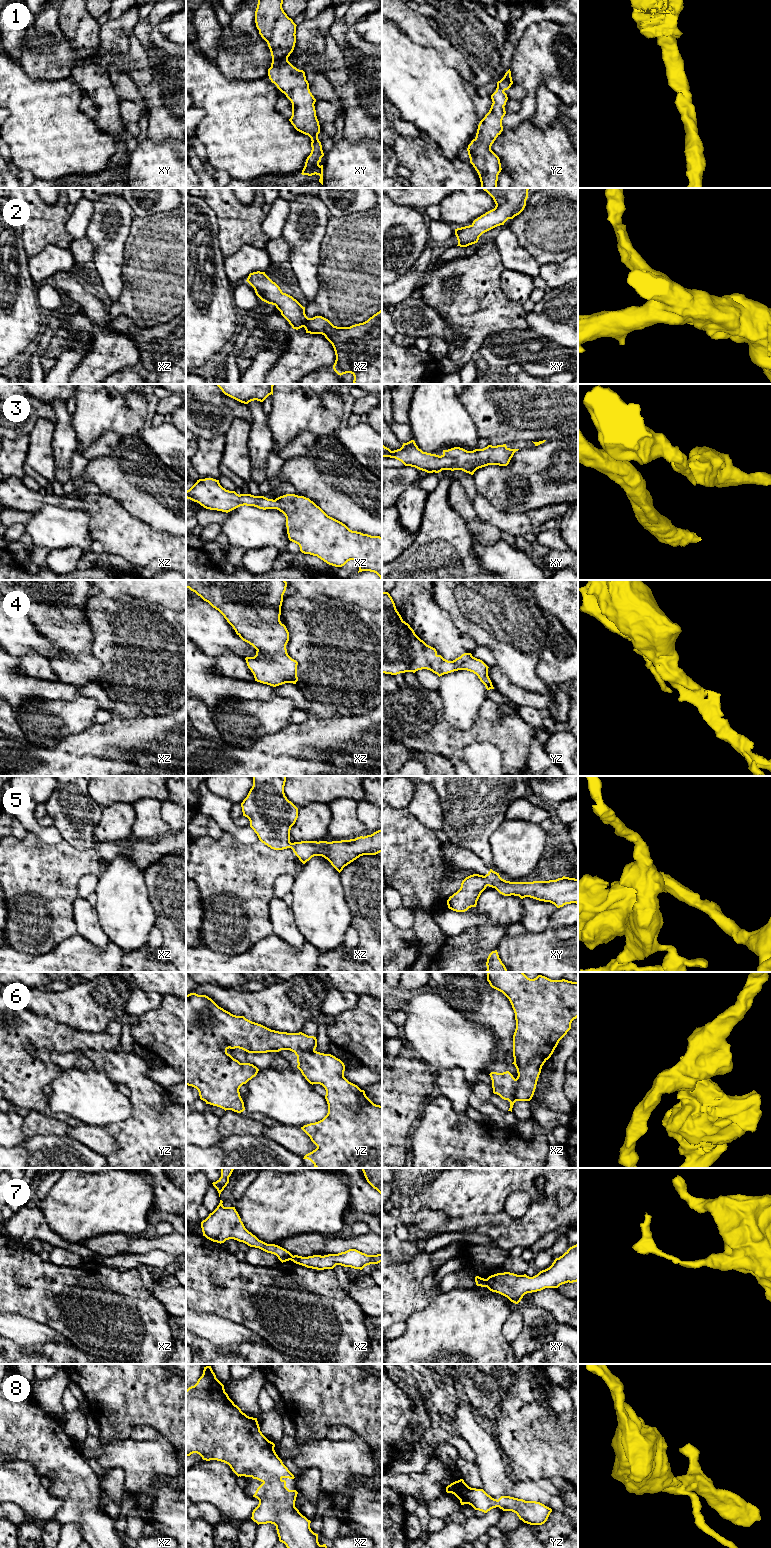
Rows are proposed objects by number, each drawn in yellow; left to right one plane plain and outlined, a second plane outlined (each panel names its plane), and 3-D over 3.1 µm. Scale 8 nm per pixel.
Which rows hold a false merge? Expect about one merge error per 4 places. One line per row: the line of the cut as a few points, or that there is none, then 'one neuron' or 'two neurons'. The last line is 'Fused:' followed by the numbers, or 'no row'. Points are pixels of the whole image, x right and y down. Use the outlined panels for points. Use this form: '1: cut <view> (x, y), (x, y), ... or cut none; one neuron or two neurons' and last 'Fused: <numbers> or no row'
1: cut none; one neuron
2: cut none; one neuron
3: cut none; one neuron
4: cut none; one neuron
5: cut xy (484, 876), (487, 885); two neurons
6: cut yz (292, 1050), (314, 1051); two neurons
7: cut xy (487, 1279), (485, 1286); two neurons
8: cut none; one neuron
Fused: 5, 6, 7

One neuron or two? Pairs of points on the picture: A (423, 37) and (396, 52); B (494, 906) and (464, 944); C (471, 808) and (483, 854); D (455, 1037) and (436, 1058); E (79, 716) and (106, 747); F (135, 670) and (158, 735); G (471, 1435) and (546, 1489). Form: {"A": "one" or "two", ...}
{"A": "two", "B": "one", "C": "one", "D": "one", "E": "two", "F": "two", "G": "one"}

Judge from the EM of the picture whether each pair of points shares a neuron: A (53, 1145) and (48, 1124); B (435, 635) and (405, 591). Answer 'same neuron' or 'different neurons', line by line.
A: different neurons
B: same neuron

